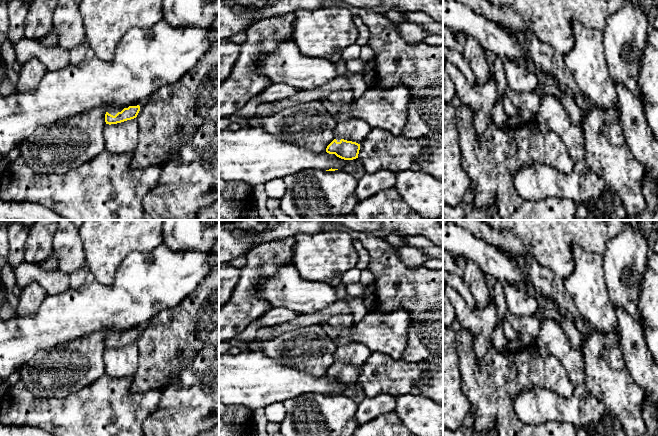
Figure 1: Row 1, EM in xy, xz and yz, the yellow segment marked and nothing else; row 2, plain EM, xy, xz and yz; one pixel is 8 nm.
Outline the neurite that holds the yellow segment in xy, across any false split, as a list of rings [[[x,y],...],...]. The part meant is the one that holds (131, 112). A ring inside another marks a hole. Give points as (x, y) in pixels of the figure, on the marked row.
[[[132,104],[131,106],[111,106],[105,114],[106,125],[117,124],[137,117],[140,106]]]

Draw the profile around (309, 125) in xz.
[[[320,101],[288,107],[269,115],[261,128],[285,142],[314,152],[326,151],[335,139],[337,122]]]

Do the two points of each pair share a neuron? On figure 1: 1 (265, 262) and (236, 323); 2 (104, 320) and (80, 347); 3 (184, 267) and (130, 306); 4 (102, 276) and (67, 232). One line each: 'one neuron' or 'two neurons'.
1: one neuron
2: two neurons
3: one neuron
4: two neurons

